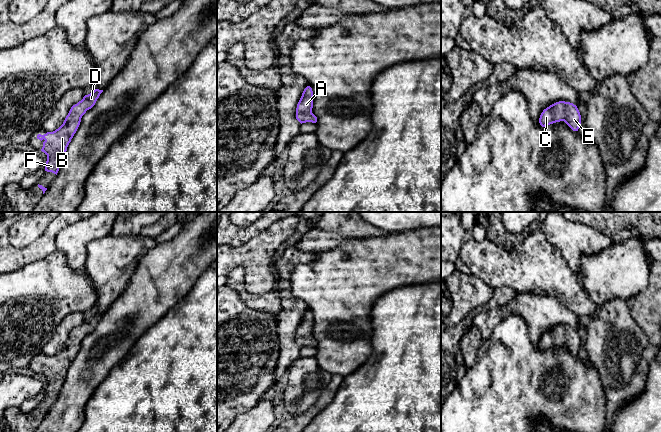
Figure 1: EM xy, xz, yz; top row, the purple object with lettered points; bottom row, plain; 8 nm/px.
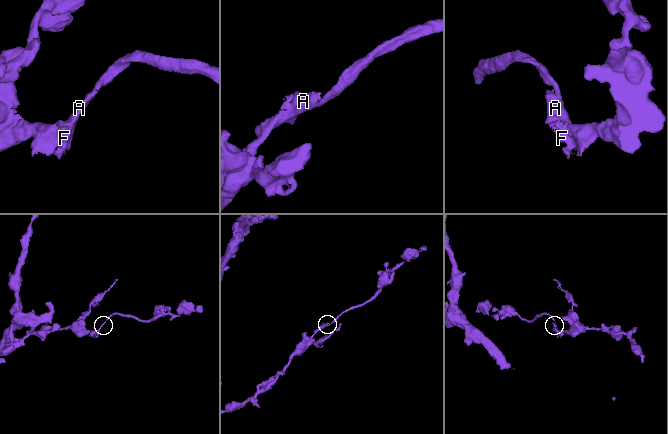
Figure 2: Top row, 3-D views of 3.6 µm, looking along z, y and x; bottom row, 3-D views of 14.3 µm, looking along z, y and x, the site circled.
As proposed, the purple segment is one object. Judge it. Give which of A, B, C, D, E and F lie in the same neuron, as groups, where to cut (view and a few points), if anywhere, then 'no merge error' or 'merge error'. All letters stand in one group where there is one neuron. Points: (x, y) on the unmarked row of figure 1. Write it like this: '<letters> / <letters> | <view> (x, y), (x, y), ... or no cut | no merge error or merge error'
A B C D E F | no cut | no merge error

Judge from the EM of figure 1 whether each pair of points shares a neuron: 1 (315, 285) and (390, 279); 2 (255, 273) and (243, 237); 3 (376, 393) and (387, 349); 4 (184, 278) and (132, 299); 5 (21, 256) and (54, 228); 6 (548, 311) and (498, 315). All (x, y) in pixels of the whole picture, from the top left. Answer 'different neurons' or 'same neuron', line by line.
1: same neuron
2: different neurons
3: same neuron
4: same neuron
5: same neuron
6: same neuron

